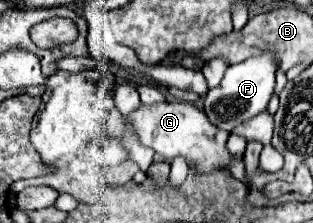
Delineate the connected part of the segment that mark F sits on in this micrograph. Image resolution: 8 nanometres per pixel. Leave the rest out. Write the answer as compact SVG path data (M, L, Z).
M264 50L258 56L252 56L240 64L230 66L226 70L220 86L208 90L206 100L204 100L204 112L212 120L212 124L216 124L218 128L222 128L226 132L232 132L232 128L236 128L238 124L264 112L274 94L278 64L280 62L276 60L276 52Z

